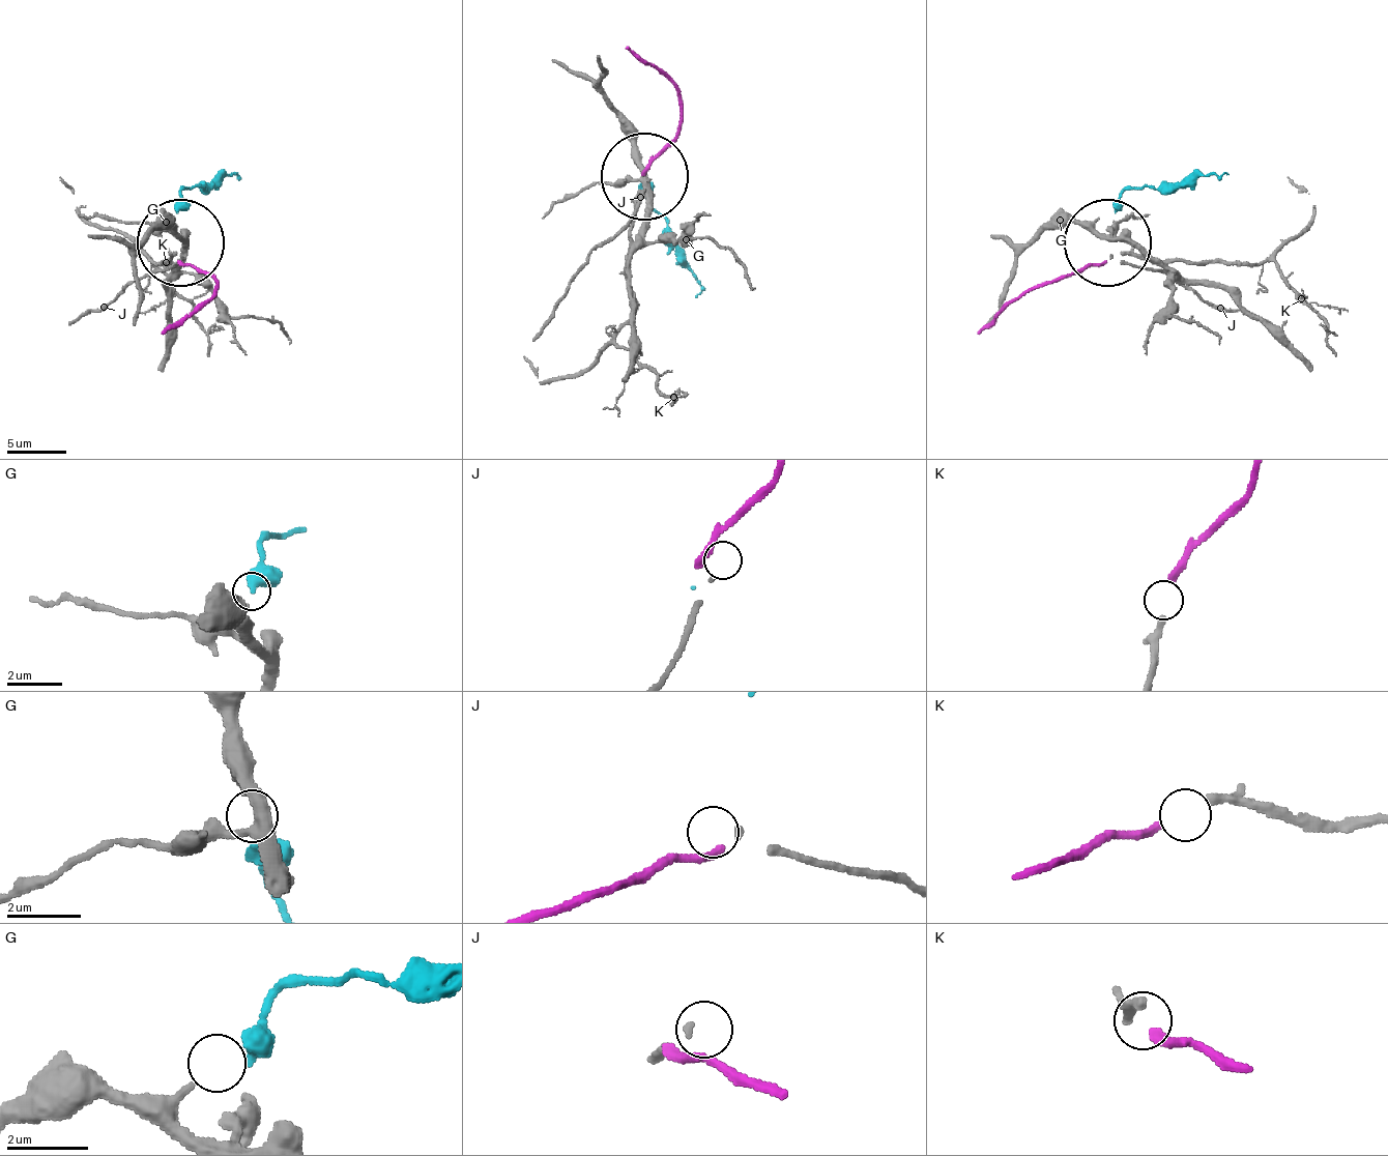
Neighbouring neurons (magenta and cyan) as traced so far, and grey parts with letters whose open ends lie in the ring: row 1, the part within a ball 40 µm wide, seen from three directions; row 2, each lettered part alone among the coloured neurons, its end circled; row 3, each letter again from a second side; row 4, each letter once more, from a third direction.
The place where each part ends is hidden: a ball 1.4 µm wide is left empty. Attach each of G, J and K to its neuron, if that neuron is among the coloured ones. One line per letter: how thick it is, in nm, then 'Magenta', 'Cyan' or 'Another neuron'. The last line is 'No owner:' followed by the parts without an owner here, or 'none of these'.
G: Thickness 240 nm. Cyan
J: Thickness 110 nm. Another neuron
K: Thickness 160 nm. Magenta
No owner: J

